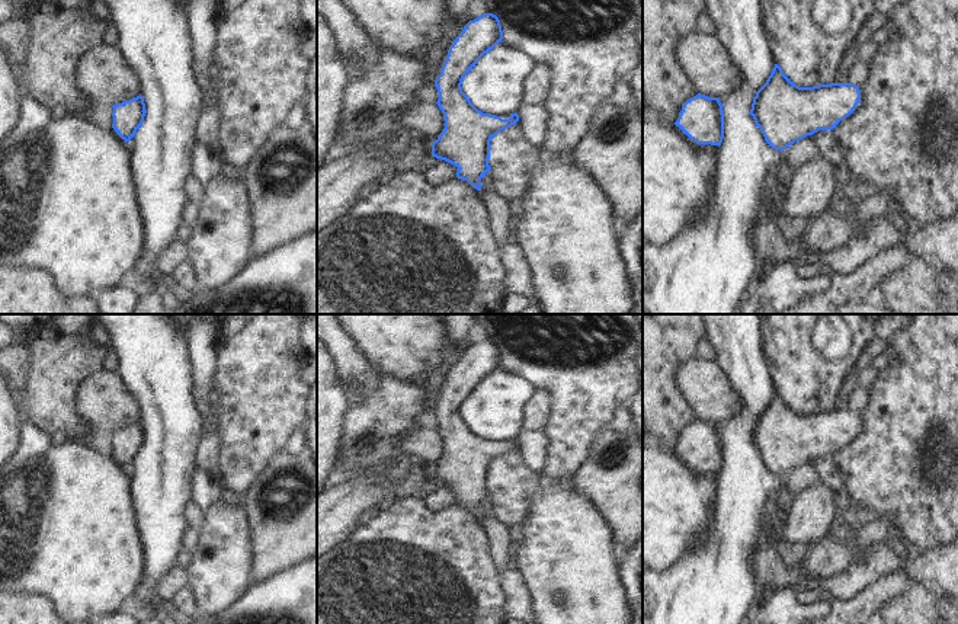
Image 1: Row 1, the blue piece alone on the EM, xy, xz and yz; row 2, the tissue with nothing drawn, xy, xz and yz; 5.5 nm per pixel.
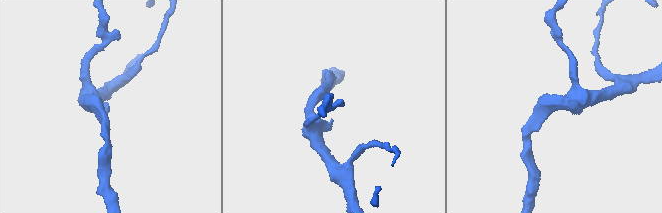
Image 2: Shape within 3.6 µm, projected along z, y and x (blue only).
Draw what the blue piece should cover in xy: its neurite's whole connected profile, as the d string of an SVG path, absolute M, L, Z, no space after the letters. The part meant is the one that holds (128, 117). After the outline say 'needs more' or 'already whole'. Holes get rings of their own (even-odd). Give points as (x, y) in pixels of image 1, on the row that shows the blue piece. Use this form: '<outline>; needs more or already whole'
M140 95L122 103L116 103L112 108L112 128L122 140L129 143L137 129L142 125L147 113L144 97Z; already whole

